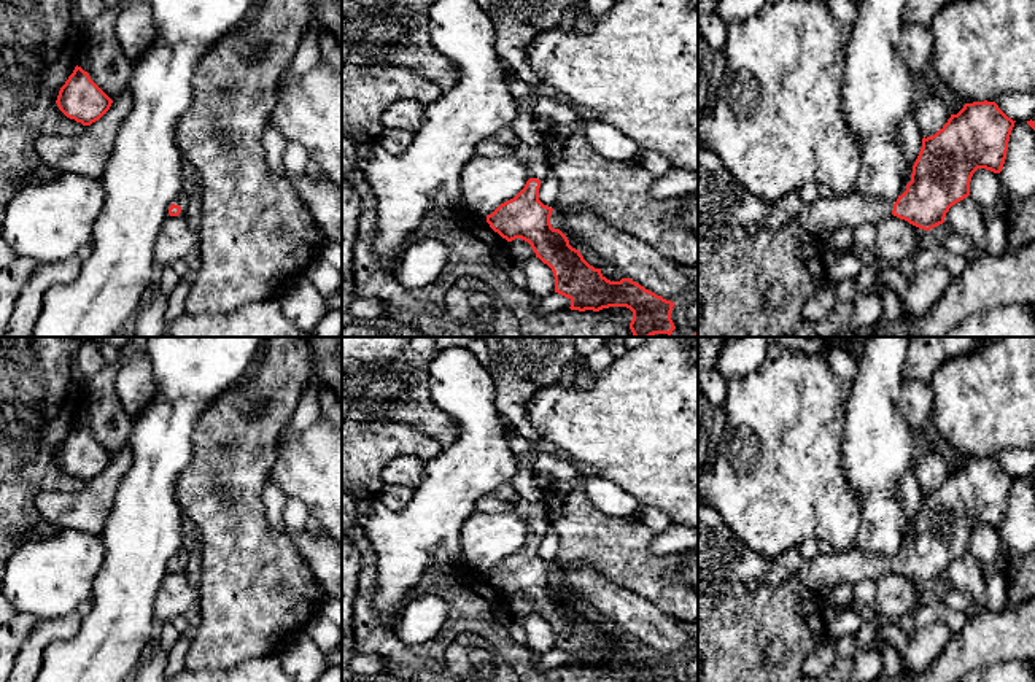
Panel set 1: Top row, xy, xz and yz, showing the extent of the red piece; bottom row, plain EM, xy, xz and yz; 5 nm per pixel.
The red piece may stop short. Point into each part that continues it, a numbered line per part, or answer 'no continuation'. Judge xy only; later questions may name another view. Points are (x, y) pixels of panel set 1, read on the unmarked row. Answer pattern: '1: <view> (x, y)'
1: xy (182, 555)

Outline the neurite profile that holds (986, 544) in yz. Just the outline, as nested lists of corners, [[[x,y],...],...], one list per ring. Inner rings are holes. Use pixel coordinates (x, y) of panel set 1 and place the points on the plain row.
[[[978,525],[970,537],[970,553],[981,566],[989,566],[1006,575],[1010,568],[1010,550],[1006,548],[998,529]]]

